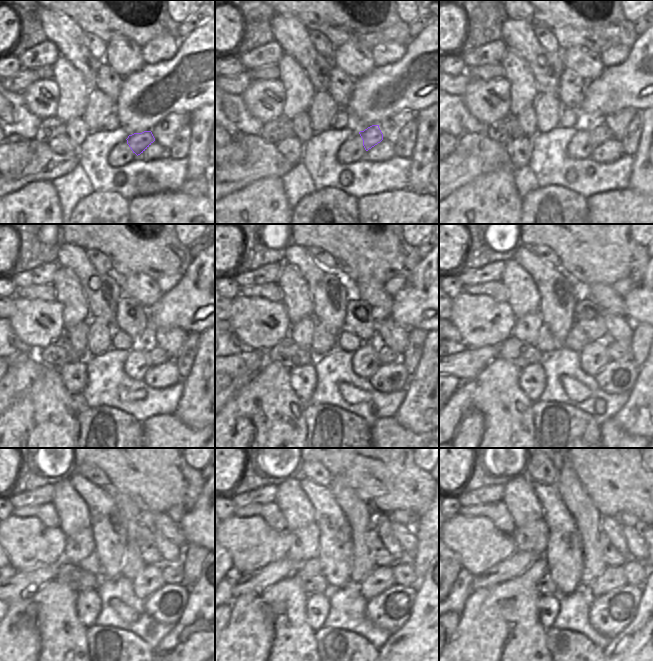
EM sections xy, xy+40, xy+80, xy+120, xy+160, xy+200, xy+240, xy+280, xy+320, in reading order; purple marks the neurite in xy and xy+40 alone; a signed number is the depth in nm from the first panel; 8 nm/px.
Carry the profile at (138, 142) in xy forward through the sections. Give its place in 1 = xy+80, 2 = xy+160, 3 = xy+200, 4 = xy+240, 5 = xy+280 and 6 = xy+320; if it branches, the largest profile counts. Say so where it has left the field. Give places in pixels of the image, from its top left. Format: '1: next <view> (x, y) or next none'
1: next xy+80 (599, 134)
2: next xy+160 (386, 355)
3: next xy+200 (621, 350)
4: next xy+240 (172, 572)
5: next xy+280 (404, 574)
6: next xy+320 (635, 572)

